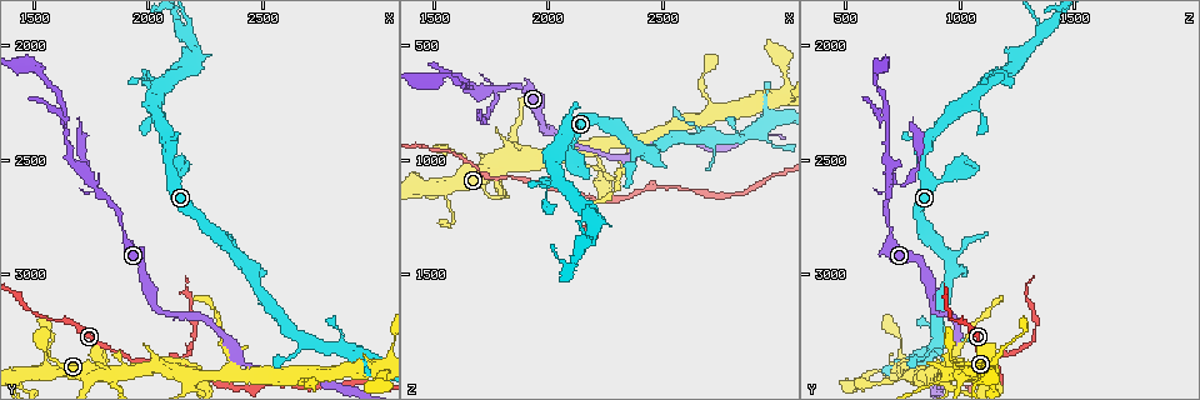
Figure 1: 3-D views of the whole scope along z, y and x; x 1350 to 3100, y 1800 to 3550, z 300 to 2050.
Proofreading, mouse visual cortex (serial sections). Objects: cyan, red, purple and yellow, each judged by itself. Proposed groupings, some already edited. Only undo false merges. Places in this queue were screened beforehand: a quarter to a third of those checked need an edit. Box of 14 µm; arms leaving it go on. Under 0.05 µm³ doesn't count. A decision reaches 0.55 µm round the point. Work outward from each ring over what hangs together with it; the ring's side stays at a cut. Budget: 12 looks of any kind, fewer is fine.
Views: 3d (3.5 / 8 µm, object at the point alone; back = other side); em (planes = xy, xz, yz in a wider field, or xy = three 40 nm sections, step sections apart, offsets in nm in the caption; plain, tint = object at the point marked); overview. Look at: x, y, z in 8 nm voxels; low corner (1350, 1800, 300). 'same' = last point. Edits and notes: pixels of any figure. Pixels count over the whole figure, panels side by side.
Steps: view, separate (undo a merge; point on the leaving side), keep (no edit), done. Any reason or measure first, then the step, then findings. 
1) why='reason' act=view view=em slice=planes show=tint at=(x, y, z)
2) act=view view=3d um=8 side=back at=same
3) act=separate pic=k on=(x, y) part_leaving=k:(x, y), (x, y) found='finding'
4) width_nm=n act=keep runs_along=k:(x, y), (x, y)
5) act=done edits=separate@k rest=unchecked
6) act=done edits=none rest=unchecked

why='thin neck' act=view view=3d um=8 at=(2320, 3300, 1030)

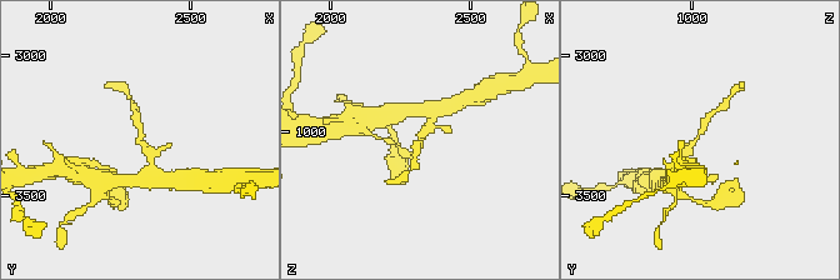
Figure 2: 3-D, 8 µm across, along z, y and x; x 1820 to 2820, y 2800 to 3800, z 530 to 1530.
why='closer look' act=view view=3d um=3.5 at=(2320, 3280, 1020)

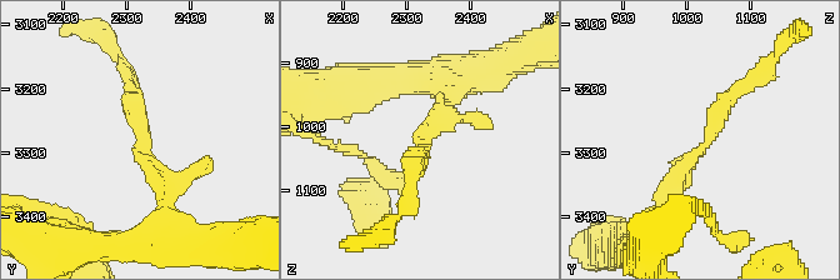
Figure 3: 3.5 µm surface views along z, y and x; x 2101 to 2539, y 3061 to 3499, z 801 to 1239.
why='shape alone is not enough' act=view view=em slice=planes show=tint at=(2325, 3290, 1030)

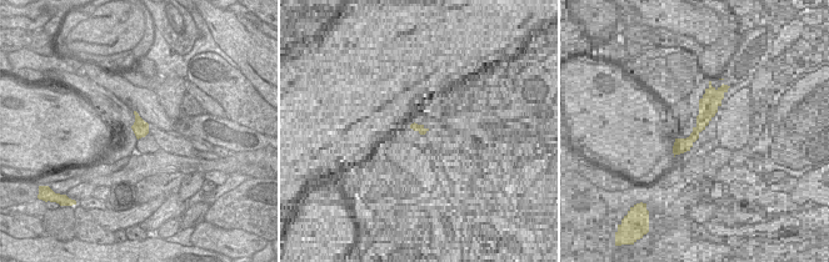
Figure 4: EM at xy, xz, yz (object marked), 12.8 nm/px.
arm_widths_nm=200,200 act=keep runs_along=3:(653, 211), (720, 108), (753, 81) found='continuous, no second cell'

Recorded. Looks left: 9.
act=view view=3d um=8 side=back at=(1550, 3380, 1160)

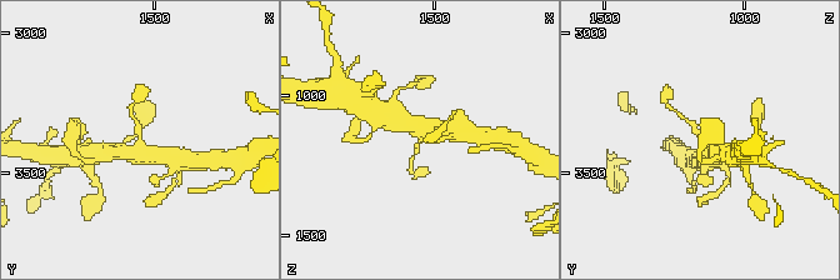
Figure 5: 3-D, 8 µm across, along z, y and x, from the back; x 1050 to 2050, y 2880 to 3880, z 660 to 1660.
act=view view=3d um=3.5 at=(1540, 3370, 1150)

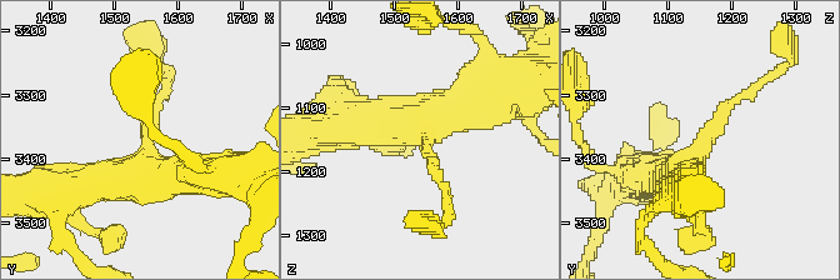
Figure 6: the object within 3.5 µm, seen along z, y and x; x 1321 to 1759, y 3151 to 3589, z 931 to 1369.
act=view view=em slice=xy step=3 show=tint at=(1555, 3380, 1150)

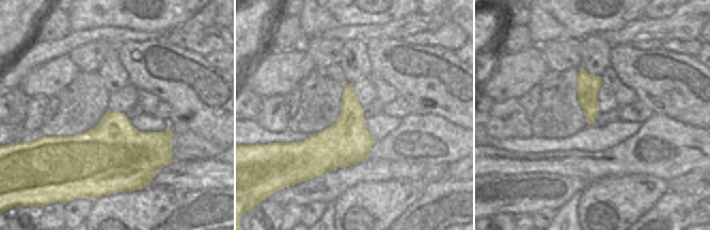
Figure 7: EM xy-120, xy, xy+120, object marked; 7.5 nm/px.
width_nm=340 act=keep runs_along=6:(666, 174), (755, 89) found='one cell here'

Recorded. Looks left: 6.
act=view view=3d um=8 at=(1750, 2610, 700)

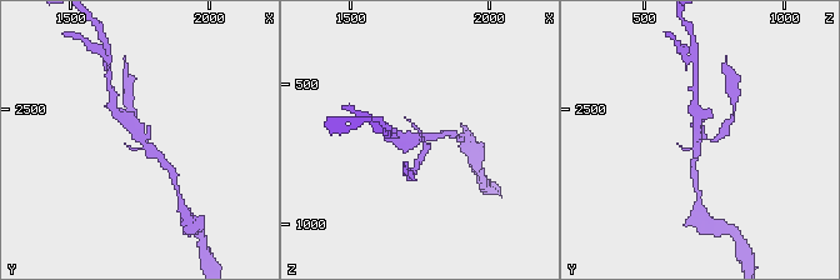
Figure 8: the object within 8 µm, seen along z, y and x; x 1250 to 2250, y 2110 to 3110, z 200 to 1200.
act=view view=3d um=3.5 at=(1750, 2610, 690)

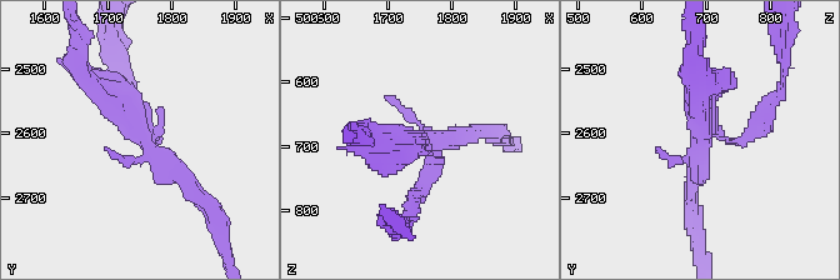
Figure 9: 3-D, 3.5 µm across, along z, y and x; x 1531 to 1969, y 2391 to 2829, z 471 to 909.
why='need the tissue' act=view view=em slice=xy step=2 show=tint at=(1750, 2610, 700)

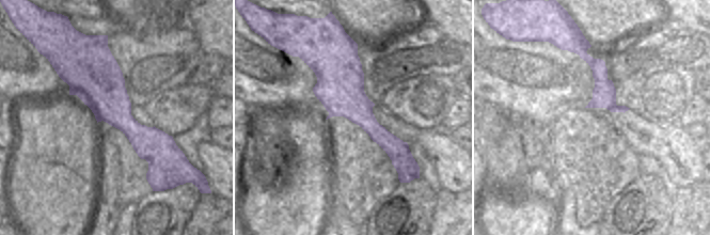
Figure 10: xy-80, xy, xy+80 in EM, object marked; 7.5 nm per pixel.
act=separate pic=9 on=(756, 134) part_leaving=9:(718, 134), (746, 141), (781, 76) found='a second cell is stuck on'

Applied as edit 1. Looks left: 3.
act=view view=overview

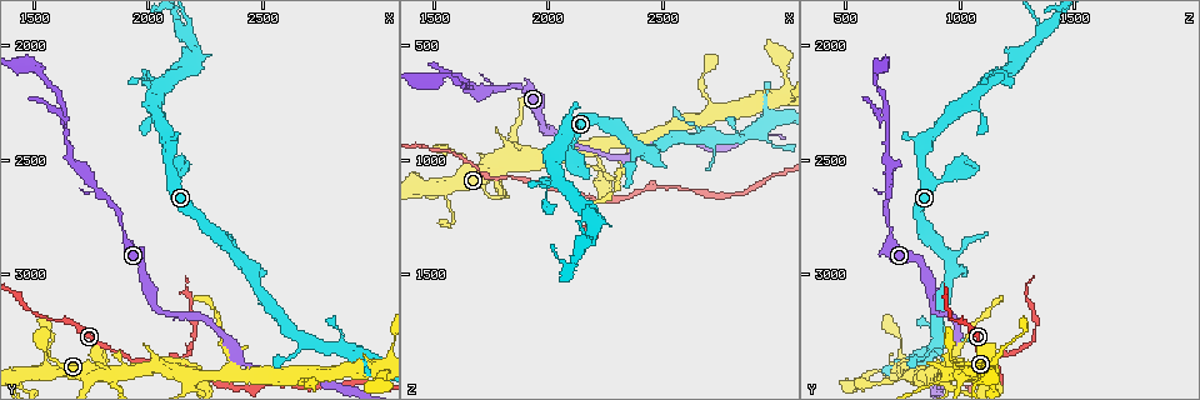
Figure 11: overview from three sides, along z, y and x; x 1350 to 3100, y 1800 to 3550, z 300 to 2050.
why='a narrow waist' act=view view=em slice=xy step=5 show=tint at=(1990, 2120, 1170)

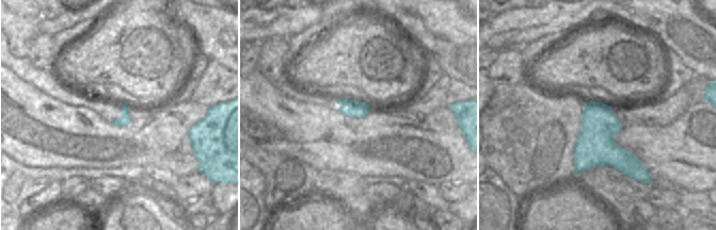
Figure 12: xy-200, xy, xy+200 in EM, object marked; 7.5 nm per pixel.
act=view view=3d um=3.5 at=same

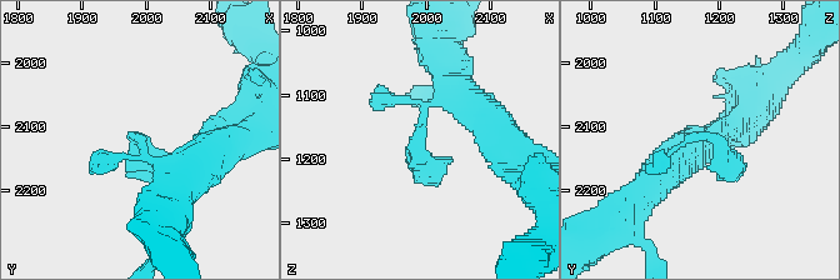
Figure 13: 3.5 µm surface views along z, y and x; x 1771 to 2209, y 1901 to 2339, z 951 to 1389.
act=keep runs_along=13:(461, 93), (423, 109), (423, 164), (450, 158) found='all the same cell'

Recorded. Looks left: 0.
act=done edits=separate@9 rest=unchecked

